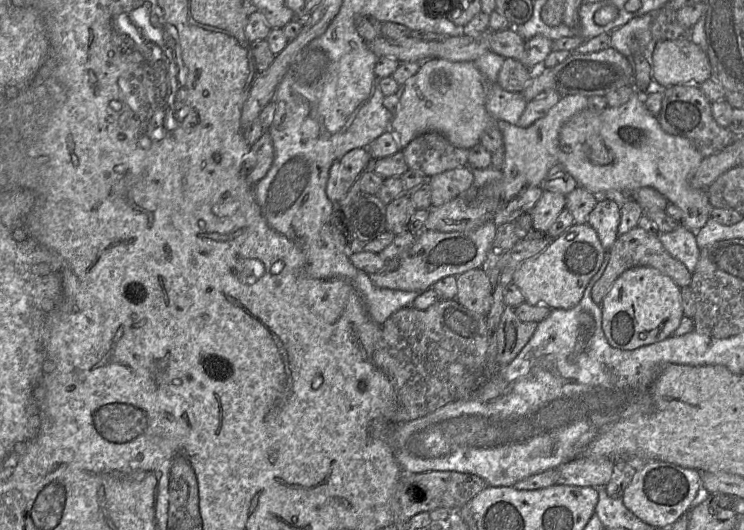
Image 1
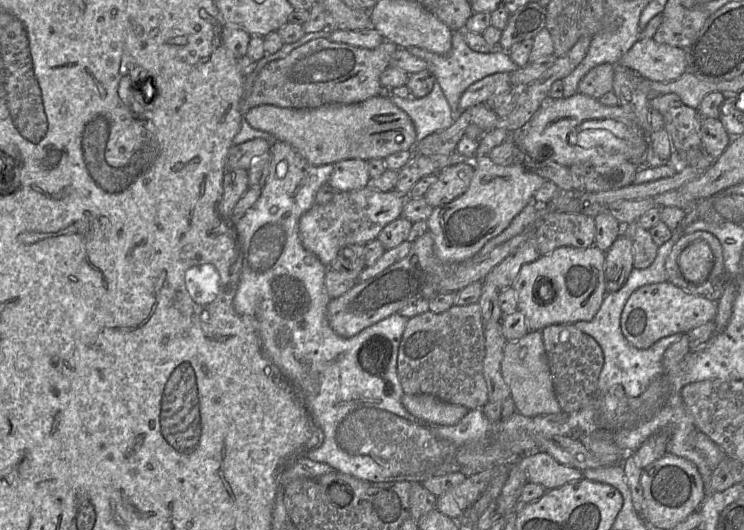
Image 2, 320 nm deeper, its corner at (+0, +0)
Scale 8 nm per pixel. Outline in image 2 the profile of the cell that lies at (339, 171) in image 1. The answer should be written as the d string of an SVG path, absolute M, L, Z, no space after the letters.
M362 159L342 160L334 164L334 170L328 182L341 192L370 186L368 162Z

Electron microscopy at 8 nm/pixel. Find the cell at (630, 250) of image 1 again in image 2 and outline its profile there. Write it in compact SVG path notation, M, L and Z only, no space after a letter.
M635 221L623 225L622 233L631 241L634 268L645 269L649 267L654 262L659 247L652 240L649 231Z

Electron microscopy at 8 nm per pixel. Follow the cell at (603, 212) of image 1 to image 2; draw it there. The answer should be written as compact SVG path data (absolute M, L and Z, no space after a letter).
M621 233L605 252L606 291L618 291L624 285L633 269L632 244Z

